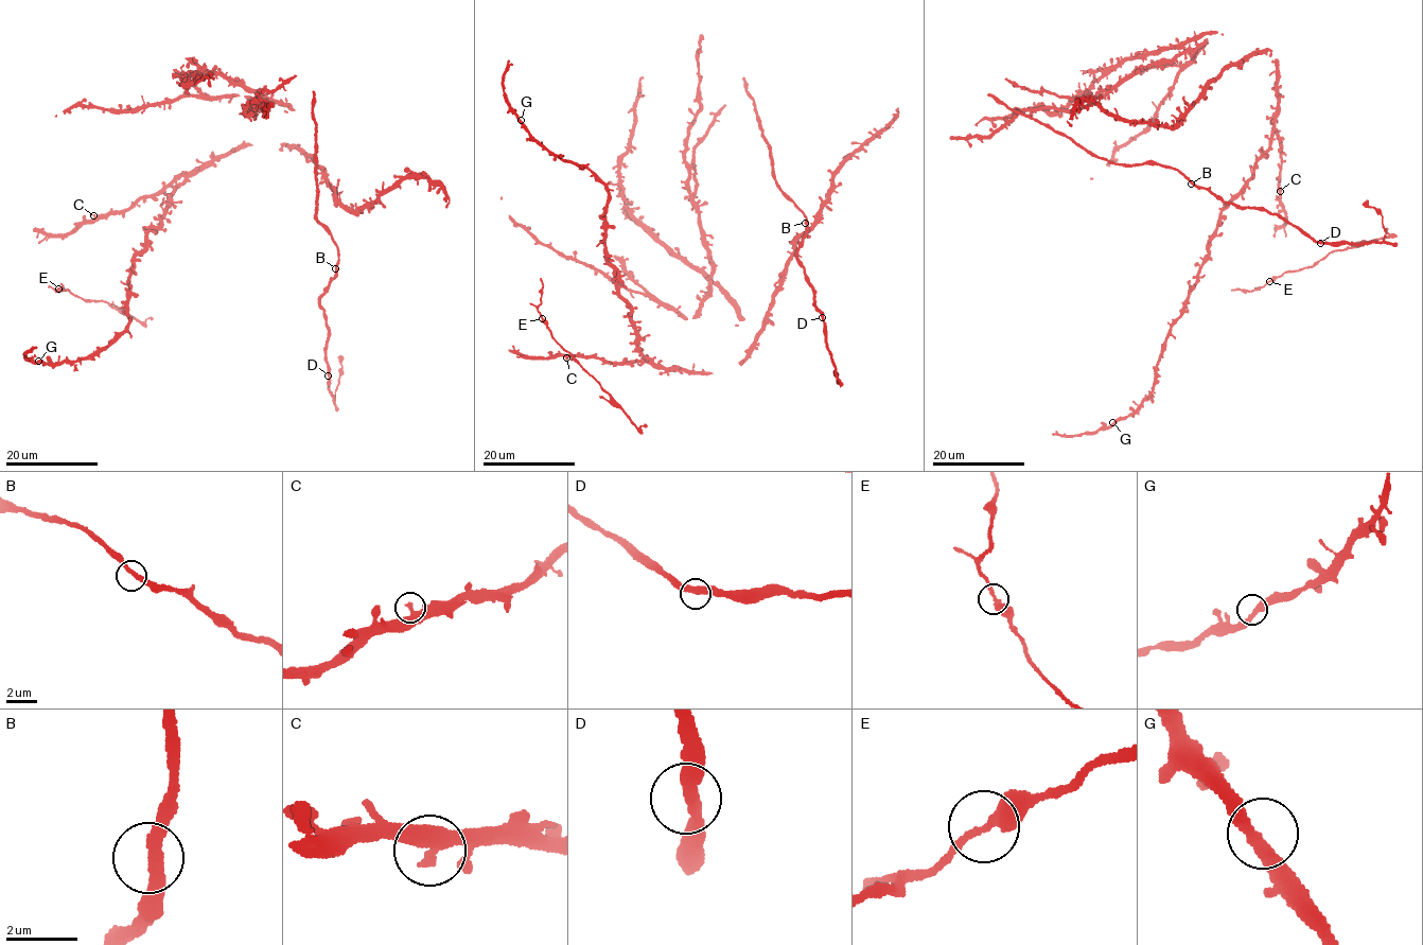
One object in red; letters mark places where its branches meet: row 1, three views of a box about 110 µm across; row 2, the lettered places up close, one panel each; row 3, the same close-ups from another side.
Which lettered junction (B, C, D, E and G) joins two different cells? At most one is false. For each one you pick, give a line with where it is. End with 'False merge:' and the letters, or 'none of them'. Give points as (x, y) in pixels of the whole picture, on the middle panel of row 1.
False merge: none of them

